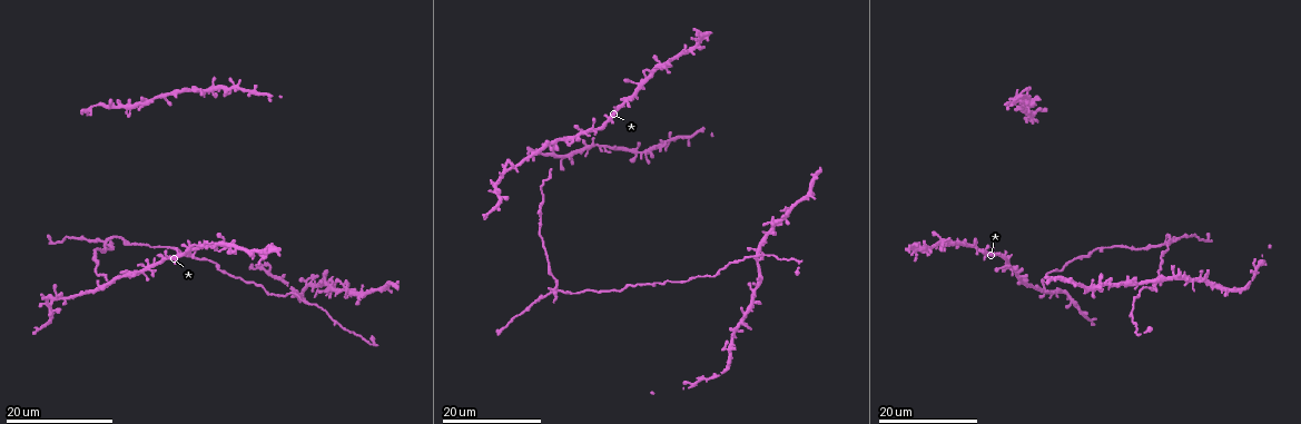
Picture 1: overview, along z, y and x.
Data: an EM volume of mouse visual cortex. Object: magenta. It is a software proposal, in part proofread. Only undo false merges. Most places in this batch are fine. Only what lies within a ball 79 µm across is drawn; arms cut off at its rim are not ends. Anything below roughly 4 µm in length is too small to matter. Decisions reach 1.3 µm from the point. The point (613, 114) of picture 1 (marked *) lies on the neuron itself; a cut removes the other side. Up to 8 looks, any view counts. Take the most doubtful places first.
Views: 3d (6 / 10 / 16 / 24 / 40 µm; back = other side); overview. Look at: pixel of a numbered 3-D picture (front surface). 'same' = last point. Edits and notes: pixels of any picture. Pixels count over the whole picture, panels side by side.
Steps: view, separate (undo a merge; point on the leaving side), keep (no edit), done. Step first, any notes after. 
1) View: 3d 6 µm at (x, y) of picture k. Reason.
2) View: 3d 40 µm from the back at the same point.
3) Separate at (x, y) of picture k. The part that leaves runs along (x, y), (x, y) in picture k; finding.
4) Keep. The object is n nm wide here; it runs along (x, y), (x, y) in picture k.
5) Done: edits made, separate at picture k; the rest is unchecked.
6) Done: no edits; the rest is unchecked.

View: 3d 24 µm at (108, 239) of picture 1. Branch point.

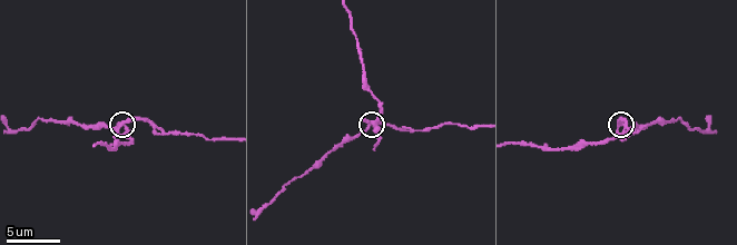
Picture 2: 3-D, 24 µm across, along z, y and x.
View: 3d 10 µm at (120, 125) of picture 2.

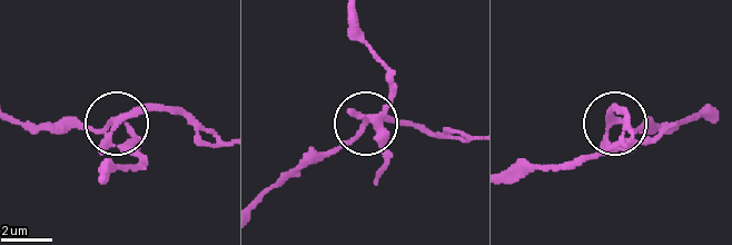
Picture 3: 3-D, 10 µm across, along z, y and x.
Separate at (137, 143) of picture 3. 3 arms meet here; the part that leaves runs along (609, 147), (583, 159), (513, 173) in picture 3; two neurons meet here.

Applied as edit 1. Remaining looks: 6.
View: 3d 24 µm at (1072, 303) of picture 1. A fork.

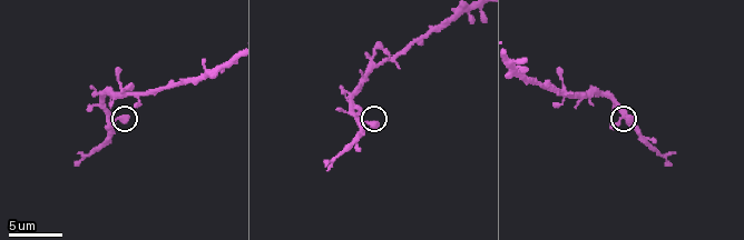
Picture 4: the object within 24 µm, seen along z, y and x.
View: 3d 6 µm at (121, 119) of picture 4.

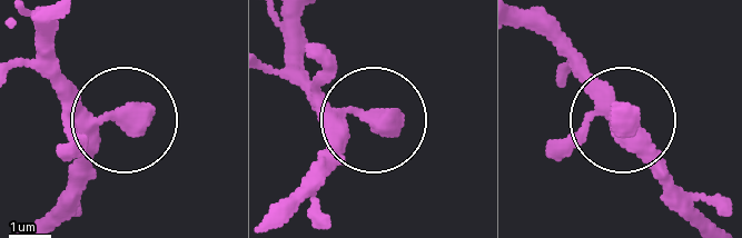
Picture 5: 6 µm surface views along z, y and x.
Keep. 3 arms meet here; it runs along (518, 20), (562, 52), (674, 187) in picture 5; one neuron here.

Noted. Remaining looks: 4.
View: 3d 16 µm at (284, 295) of picture 1. Thin neck.

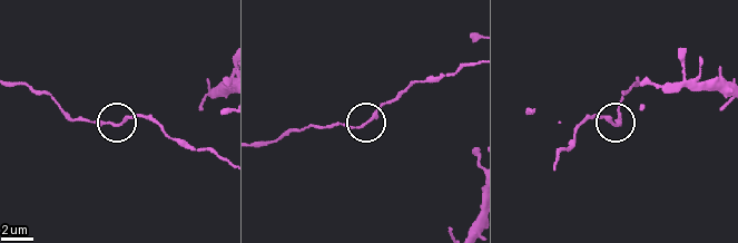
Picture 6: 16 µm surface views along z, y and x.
View: 3d 6 µm at (618, 124) of picture 6.

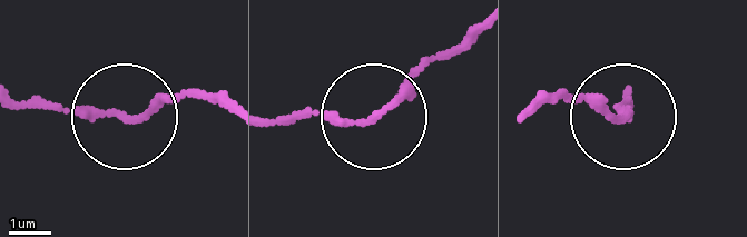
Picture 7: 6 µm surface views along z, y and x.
View: 3d 6 µm from the back at (117, 117) of picture 7.

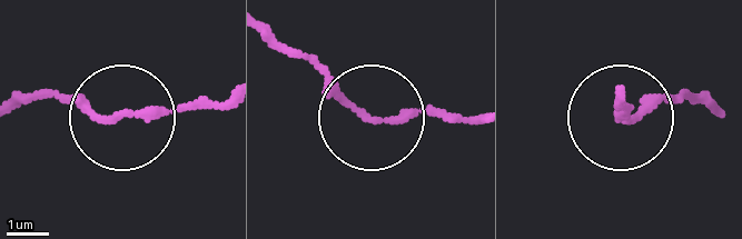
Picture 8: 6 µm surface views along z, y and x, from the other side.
Keep. The object is 160 nm wide here; it runs along (619, 93), (619, 115), (685, 97) in picture 8; continuous, no second neuron.

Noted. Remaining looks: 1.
View: 3d 10 µm at (371, 60) of picture 4.

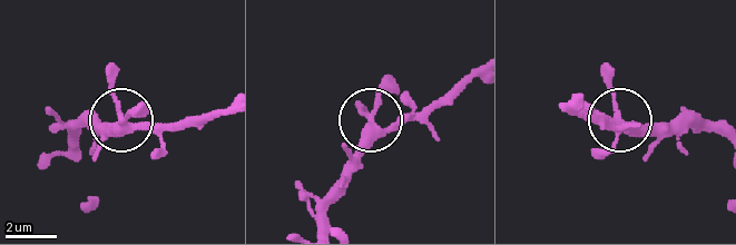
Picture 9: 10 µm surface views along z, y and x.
Keep. 4 arms meet here; one neuron here.

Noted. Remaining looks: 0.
Done: edits made, separate at picture 3; the rest is unchecked.

